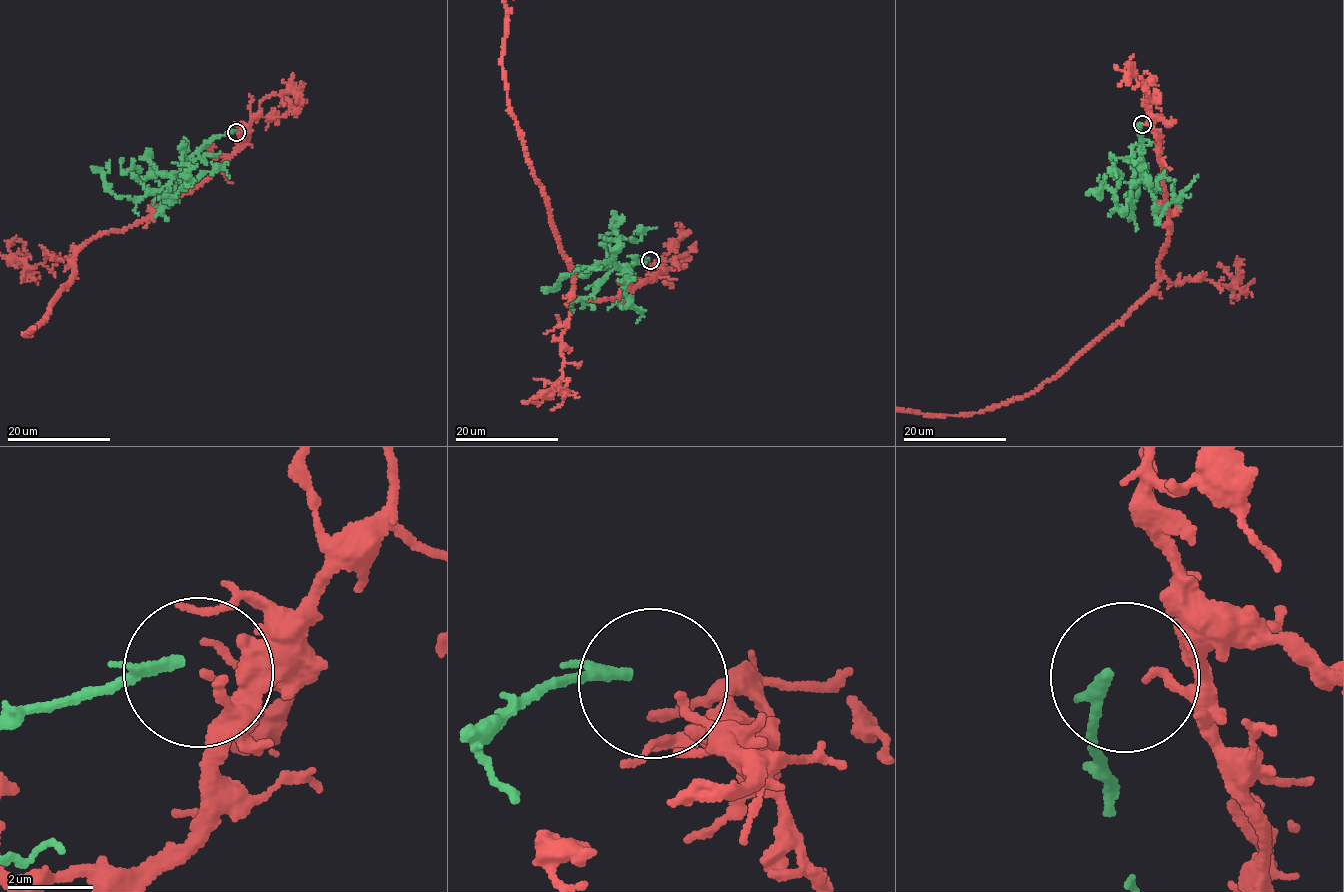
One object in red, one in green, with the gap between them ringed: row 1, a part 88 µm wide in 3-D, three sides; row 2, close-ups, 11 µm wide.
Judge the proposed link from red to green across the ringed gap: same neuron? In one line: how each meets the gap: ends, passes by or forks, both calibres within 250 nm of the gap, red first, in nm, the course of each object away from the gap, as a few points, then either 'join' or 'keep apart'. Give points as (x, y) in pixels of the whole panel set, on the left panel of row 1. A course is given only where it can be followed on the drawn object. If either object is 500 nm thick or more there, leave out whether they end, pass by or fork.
red ends there; green ends there; 180 nm thick on the red side, 260 nm on the other; green runs (234, 131), (214, 137), (167, 184), (137, 198), (117, 197), (106, 185), (102, 175), (108, 170), (110, 160); keep apart

